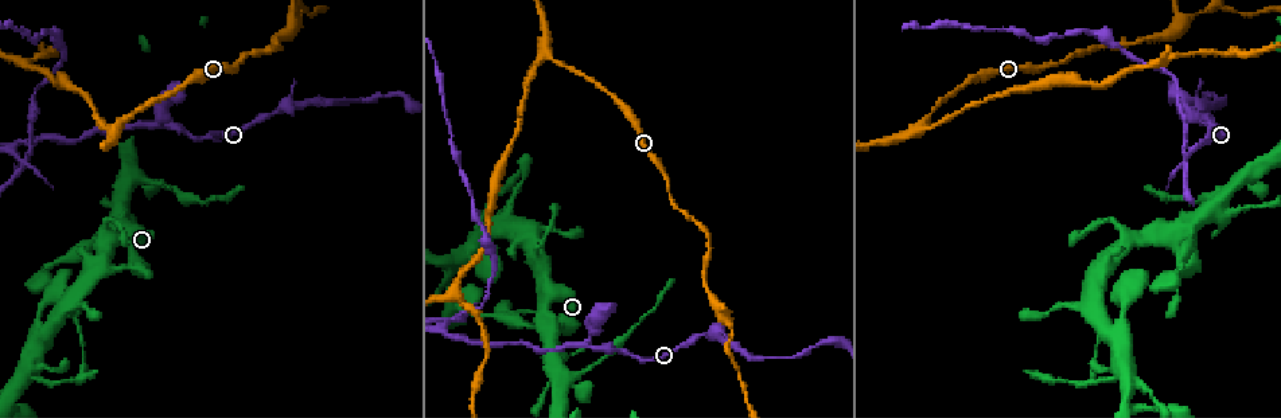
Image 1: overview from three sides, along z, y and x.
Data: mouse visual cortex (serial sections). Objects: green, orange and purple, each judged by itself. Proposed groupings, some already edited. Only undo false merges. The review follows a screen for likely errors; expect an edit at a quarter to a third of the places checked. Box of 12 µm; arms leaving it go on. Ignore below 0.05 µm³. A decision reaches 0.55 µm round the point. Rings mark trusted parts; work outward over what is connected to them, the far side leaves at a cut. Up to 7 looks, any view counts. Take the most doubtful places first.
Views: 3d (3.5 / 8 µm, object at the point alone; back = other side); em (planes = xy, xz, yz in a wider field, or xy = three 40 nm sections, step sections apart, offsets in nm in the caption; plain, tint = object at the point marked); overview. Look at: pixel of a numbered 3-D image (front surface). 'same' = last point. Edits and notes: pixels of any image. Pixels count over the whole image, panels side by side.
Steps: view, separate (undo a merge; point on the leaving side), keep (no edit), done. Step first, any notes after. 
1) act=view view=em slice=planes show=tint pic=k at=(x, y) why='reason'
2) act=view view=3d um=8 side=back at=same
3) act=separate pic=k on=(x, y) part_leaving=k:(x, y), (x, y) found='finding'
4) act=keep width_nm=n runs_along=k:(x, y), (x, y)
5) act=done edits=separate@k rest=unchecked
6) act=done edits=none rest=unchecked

act=view view=3d um=3.5 pic=1 at=(173, 187) why='a narrow waist'

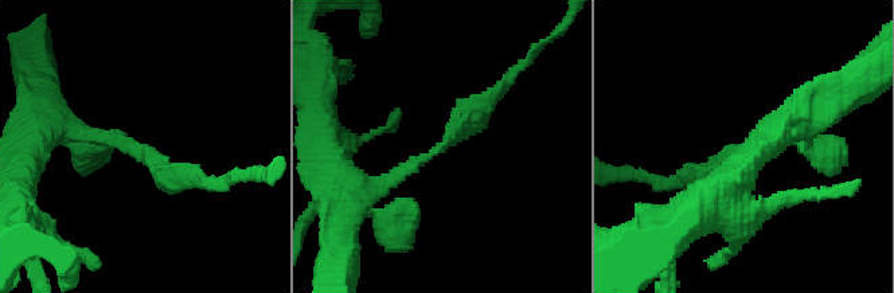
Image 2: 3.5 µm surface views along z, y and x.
act=view view=em slice=xy step=2 show=tint pic=2 at=(438, 147) arm_widths_nm=200,300 why='now the EM'

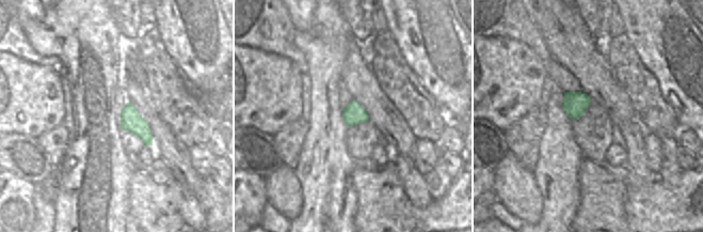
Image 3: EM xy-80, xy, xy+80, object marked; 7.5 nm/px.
act=separate pic=2 on=(161, 161) part_leaving=2:(133, 148), (171, 178), (225, 182) found='two cells meet here'

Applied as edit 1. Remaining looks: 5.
act=view view=overview why='redraw'

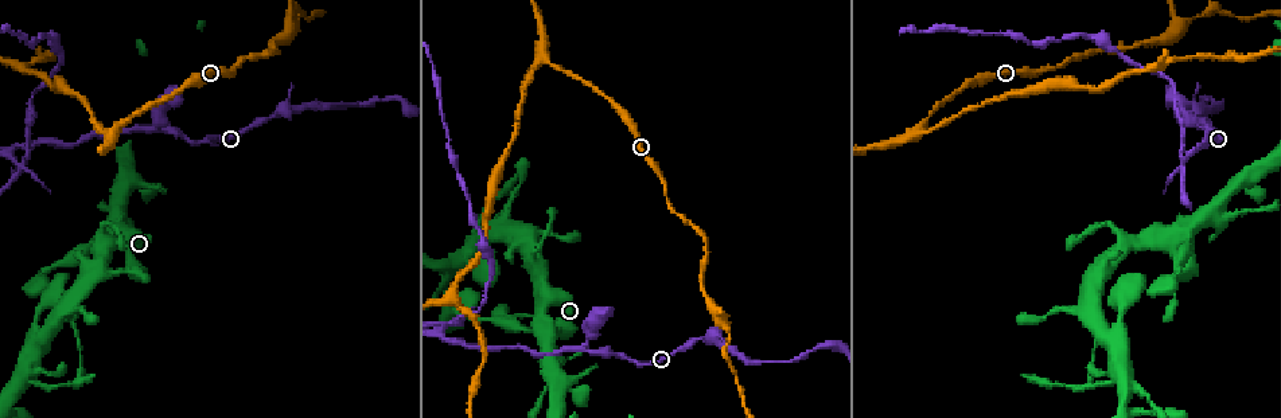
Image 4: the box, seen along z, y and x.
act=view view=3d um=3.5 pic=4 at=(1118, 380)

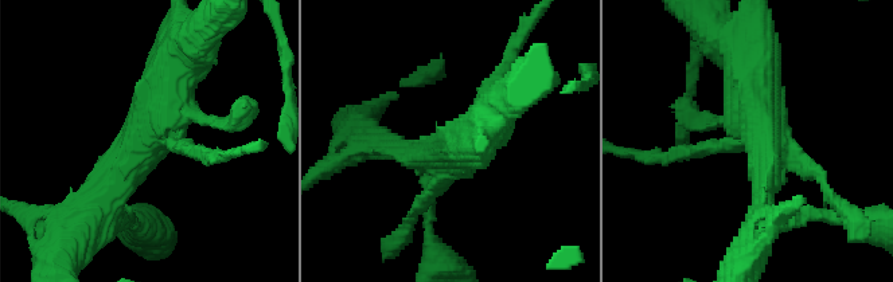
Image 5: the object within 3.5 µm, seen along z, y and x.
act=view view=em slice=xy step=1 show=tint pic=5 at=(756, 131) why='now the EM'

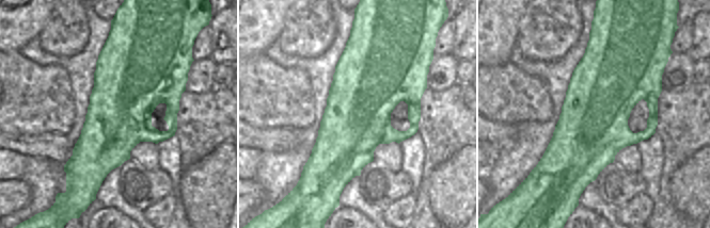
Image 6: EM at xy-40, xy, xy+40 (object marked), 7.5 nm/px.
act=keep runs_along=5:(184, 53), (106, 198) found='all the same cell'

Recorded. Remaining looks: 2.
act=view view=3d um=3.5 pic=4 at=(1204, 129) why='arms part here'

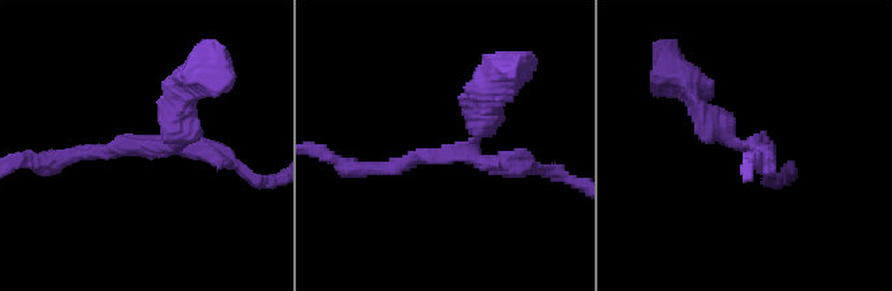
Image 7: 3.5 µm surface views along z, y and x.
act=view view=em slice=xy step=5 show=tint pic=7 at=(164, 148) arms=3 arm_widths_nm=150,200,350

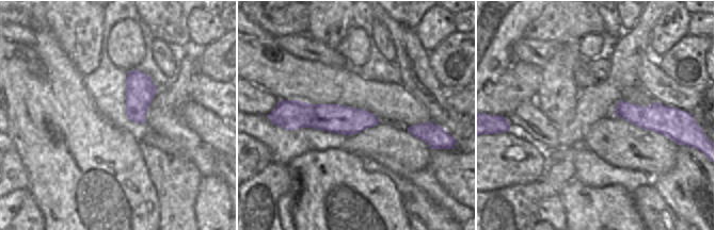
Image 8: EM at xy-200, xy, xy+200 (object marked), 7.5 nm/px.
act=keep runs_along=8:(286, 111), (346, 120), (375, 121) found='all the same cell'

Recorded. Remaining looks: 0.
act=done edits=separate@2 rest=unchecked

